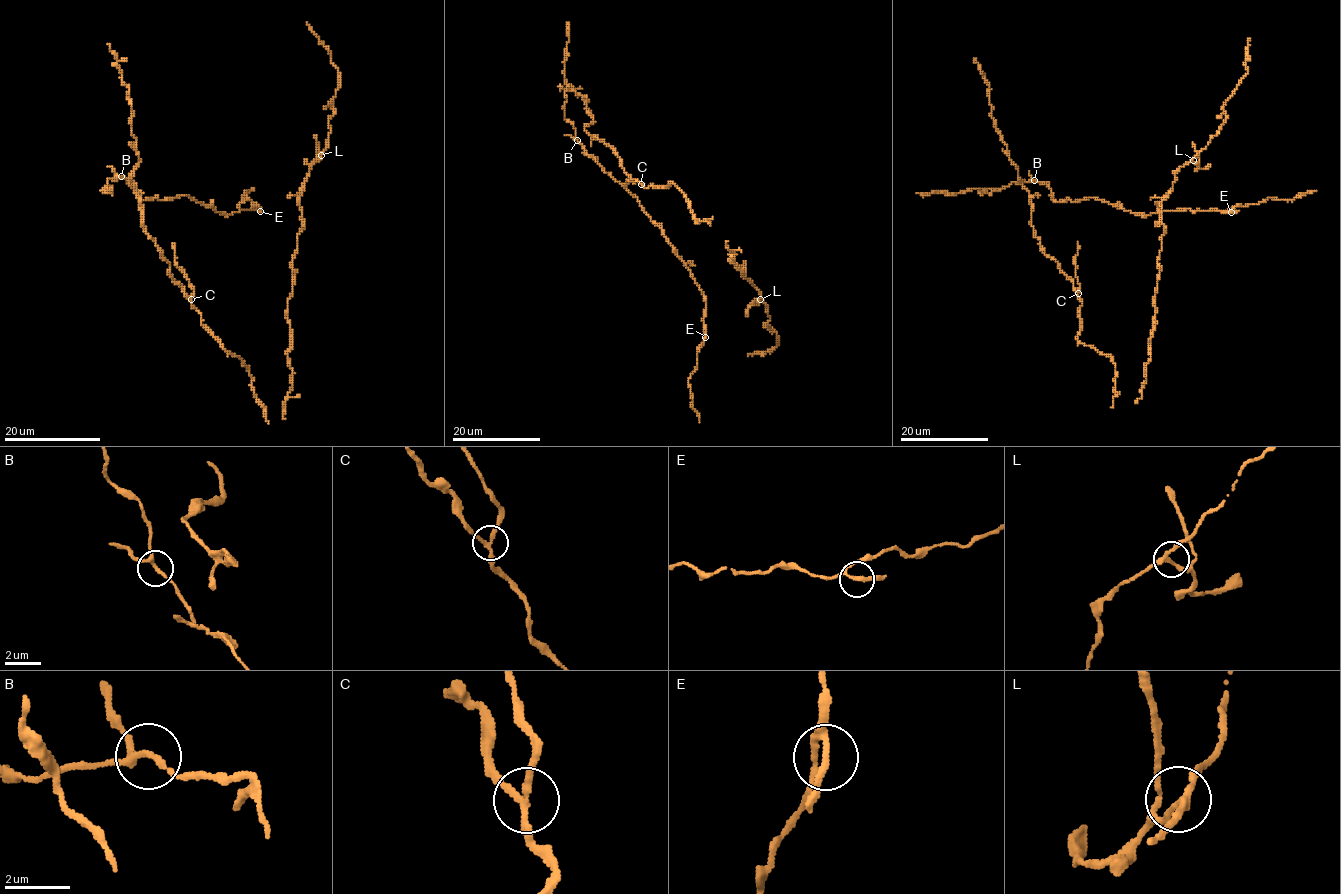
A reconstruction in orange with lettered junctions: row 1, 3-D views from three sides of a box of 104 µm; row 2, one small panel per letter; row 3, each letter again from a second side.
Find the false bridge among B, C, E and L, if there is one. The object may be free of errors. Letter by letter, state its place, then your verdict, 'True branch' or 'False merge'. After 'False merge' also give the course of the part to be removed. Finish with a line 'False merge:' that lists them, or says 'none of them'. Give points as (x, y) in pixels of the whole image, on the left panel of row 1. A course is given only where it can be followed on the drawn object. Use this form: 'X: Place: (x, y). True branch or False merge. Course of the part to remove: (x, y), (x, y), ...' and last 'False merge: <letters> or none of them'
B: Place: (121, 176). True branch
C: Place: (191, 299). False merge. Course of the part to remove: (191, 299), (193, 288), (176, 264), (173, 244)
E: Place: (260, 211). True branch
L: Place: (321, 155). True branch
False merge: C

